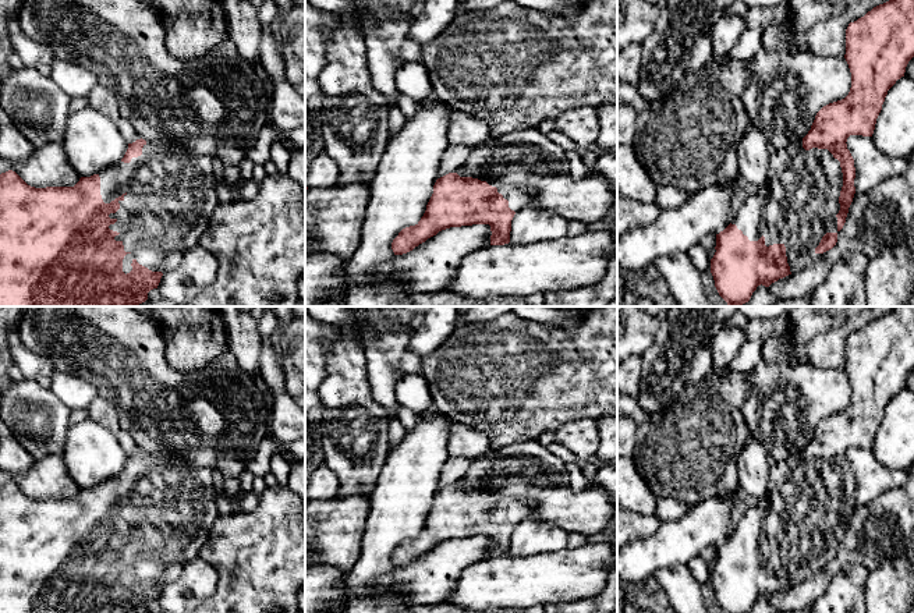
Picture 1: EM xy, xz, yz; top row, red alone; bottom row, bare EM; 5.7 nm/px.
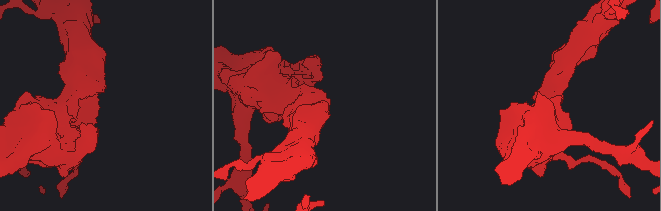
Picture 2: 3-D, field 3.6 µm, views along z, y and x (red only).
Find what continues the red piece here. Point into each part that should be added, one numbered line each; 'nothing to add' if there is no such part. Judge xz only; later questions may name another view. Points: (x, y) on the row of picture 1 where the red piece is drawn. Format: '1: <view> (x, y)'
1: xz (517, 195)

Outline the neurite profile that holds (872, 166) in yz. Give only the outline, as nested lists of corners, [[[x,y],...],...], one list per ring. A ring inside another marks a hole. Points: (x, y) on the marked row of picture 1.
[[[850,135],[846,143],[854,159],[855,192],[868,194],[883,180],[900,176],[908,167],[908,159],[885,155],[871,137]]]

